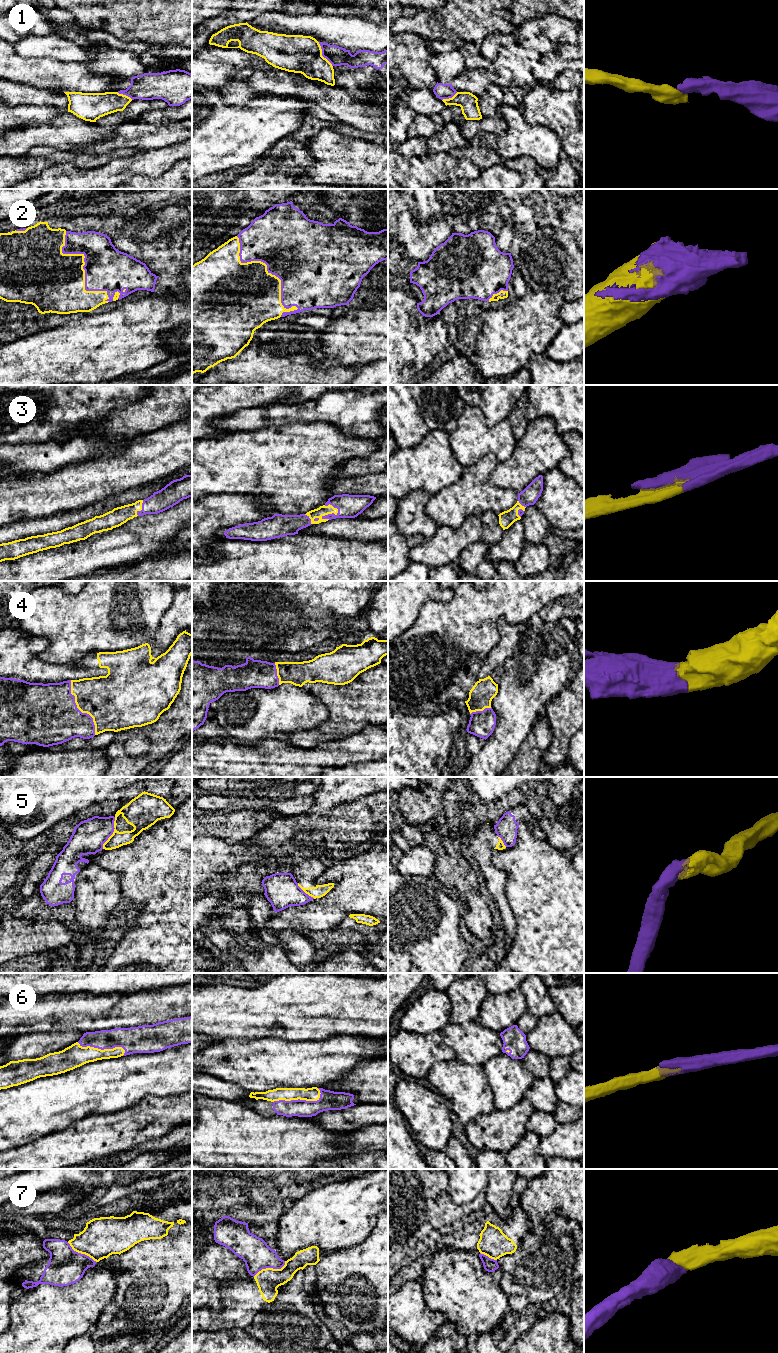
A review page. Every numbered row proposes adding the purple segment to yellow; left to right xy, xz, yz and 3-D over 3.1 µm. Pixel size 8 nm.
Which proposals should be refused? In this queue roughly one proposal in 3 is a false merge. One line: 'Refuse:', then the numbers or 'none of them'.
Refuse: 1, 5, 7

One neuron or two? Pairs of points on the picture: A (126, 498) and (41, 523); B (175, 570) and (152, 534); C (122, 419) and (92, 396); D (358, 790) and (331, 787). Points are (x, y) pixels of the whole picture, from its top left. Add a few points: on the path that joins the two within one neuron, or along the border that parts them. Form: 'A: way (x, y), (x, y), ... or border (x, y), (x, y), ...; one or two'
A: way (105, 504), (82, 515), (62, 520); one
B: border (155, 553), (140, 560); two
C: border (133, 403), (114, 409), (103, 423), (94, 427); two
D: way (351, 788), (338, 788); one

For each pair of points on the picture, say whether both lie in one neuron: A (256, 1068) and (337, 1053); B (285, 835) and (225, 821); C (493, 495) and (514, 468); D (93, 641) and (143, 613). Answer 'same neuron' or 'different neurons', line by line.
A: same neuron
B: different neurons
C: different neurons
D: same neuron

